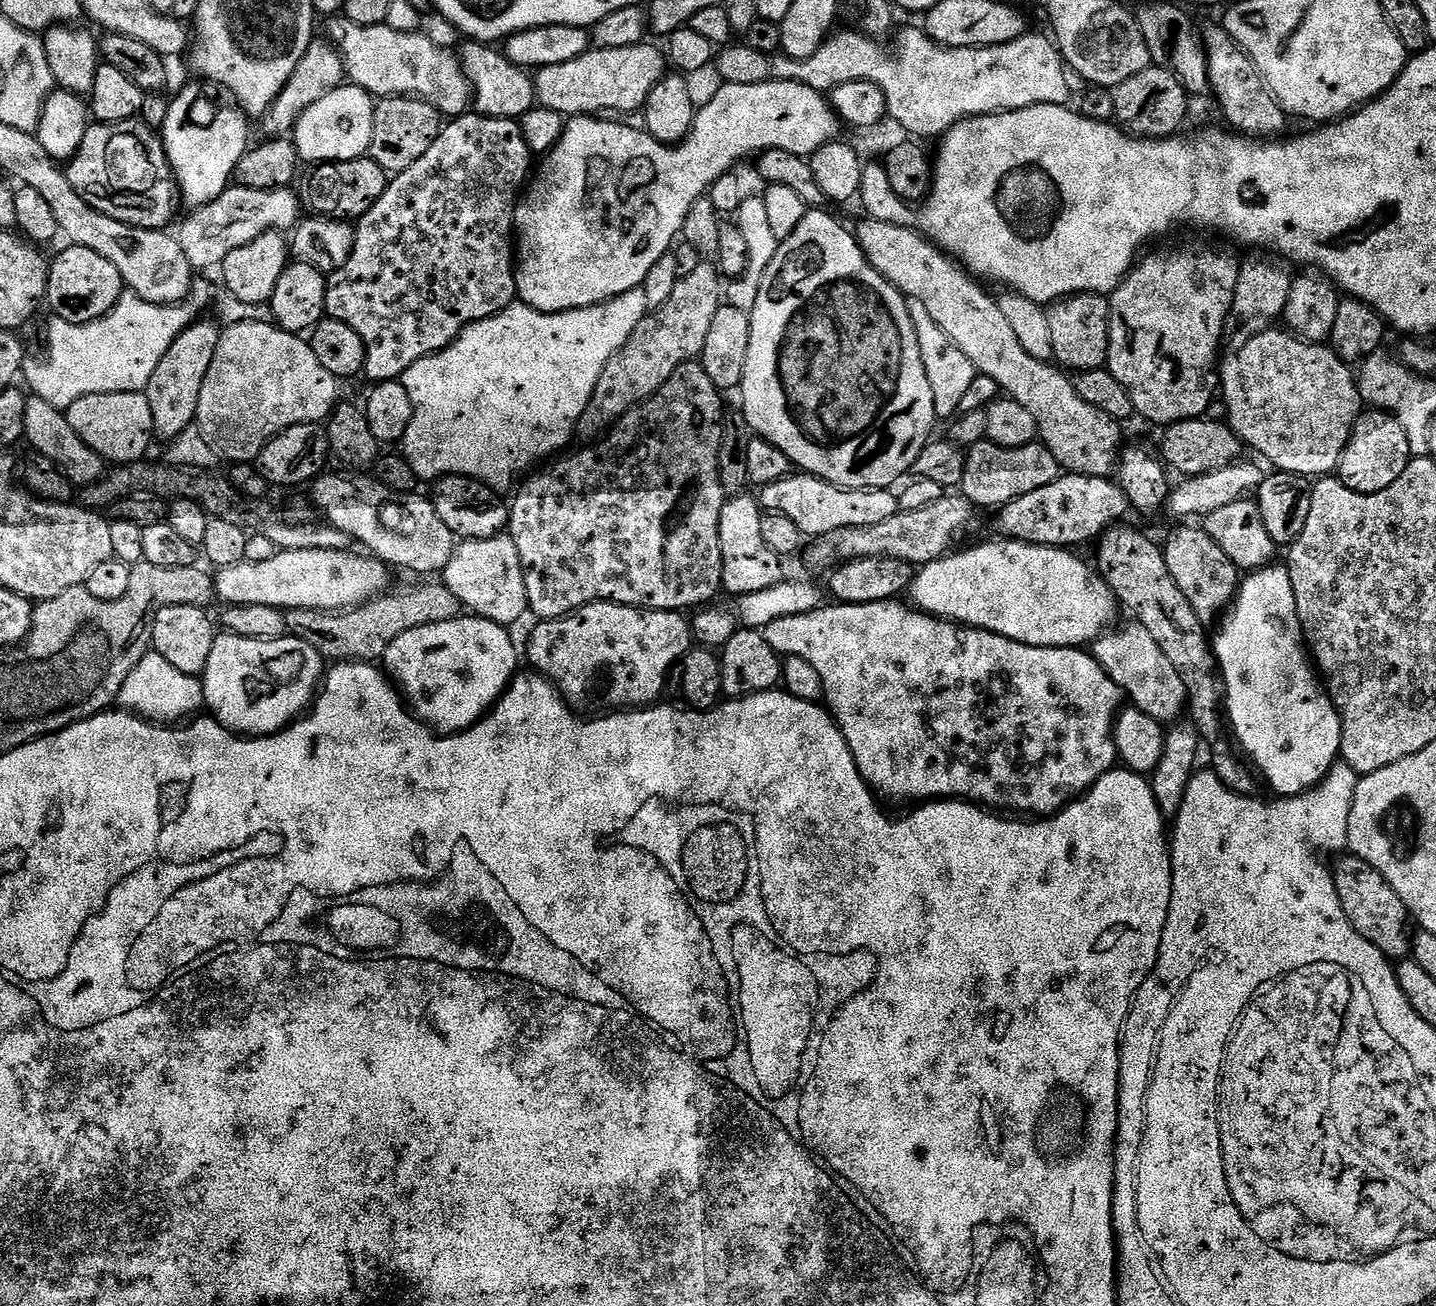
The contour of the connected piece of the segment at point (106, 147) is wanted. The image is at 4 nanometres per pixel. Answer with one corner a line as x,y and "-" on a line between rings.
139,118
117,124
93,123
86,130
76,157
67,161
66,171
70,186
91,208
135,228
163,229
172,216
172,207
178,204
178,189
161,133

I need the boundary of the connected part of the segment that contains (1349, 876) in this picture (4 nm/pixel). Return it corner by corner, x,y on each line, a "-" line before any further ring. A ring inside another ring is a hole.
1344,854
1337,864
1334,864
1334,875
1336,878
1336,889
1338,898
1342,902
1342,910
1346,918
1382,954
1393,962
1399,962
1409,955
1410,952
1410,913
1408,907
1398,898
1398,890
1382,878
1382,874
1370,862
1351,854

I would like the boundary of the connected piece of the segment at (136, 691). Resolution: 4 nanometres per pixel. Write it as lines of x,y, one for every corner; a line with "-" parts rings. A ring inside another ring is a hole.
149,650
140,659
138,666
134,666
134,670
130,670
120,691
118,704
121,709
142,716
145,720
180,722
185,718
193,717
196,714
194,712
205,707
204,682
200,676
182,674
182,670
170,666
170,662
166,662
166,658
162,658
162,654

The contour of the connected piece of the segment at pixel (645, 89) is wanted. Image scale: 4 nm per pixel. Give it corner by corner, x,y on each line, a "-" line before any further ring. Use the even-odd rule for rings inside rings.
651,42
622,46
622,50
592,48
570,62
558,62
558,66
539,69
534,76
536,98
539,107
559,112
565,118
600,113
639,113
646,98
650,98
650,90
658,86
665,74
665,53
661,49
659,52

